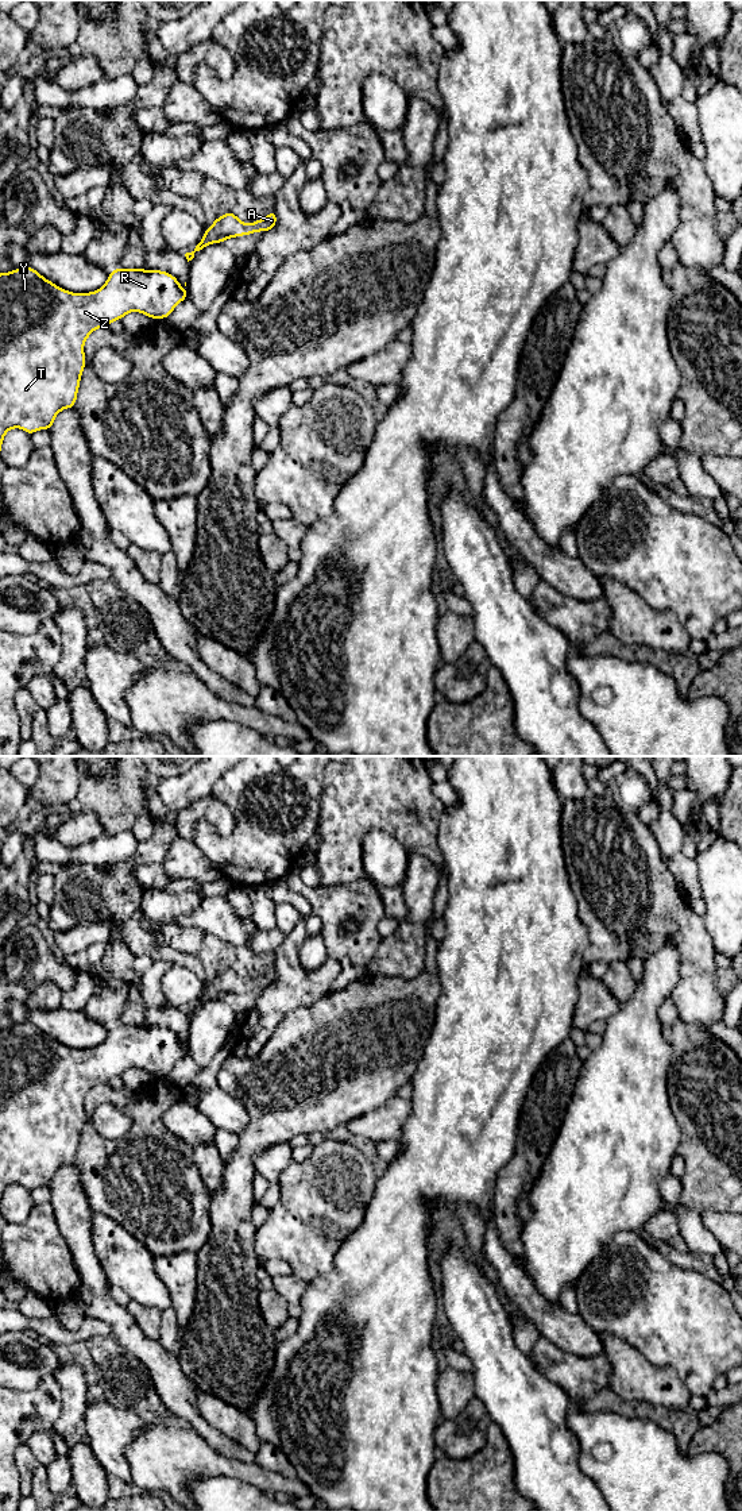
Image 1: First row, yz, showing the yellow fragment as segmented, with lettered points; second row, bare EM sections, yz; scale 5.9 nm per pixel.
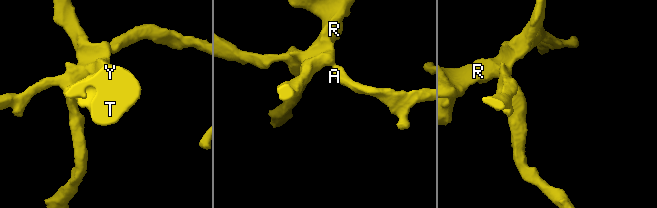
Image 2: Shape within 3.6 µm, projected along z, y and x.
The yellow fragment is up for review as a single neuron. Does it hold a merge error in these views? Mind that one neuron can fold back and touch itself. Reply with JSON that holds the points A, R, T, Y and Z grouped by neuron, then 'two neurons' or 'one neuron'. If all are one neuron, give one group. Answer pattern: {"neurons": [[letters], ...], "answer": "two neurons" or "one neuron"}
{"neurons": [["A", "R", "T", "Y", "Z"]], "answer": "one neuron"}

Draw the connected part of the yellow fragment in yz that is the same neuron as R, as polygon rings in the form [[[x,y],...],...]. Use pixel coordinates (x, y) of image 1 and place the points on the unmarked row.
[[[30,1022],[0,1029],[0,1207],[9,1186],[22,1184],[28,1191],[50,1186],[62,1165],[74,1164],[86,1119],[84,1101],[94,1086],[109,1083],[130,1068],[140,1068],[150,1075],[166,1075],[186,1055],[188,1045],[182,1045],[173,1030],[162,1026],[117,1024],[109,1028],[100,1045],[89,1049],[67,1048]]]

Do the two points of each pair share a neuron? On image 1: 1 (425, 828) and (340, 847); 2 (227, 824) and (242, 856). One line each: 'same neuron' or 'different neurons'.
1: same neuron
2: different neurons

